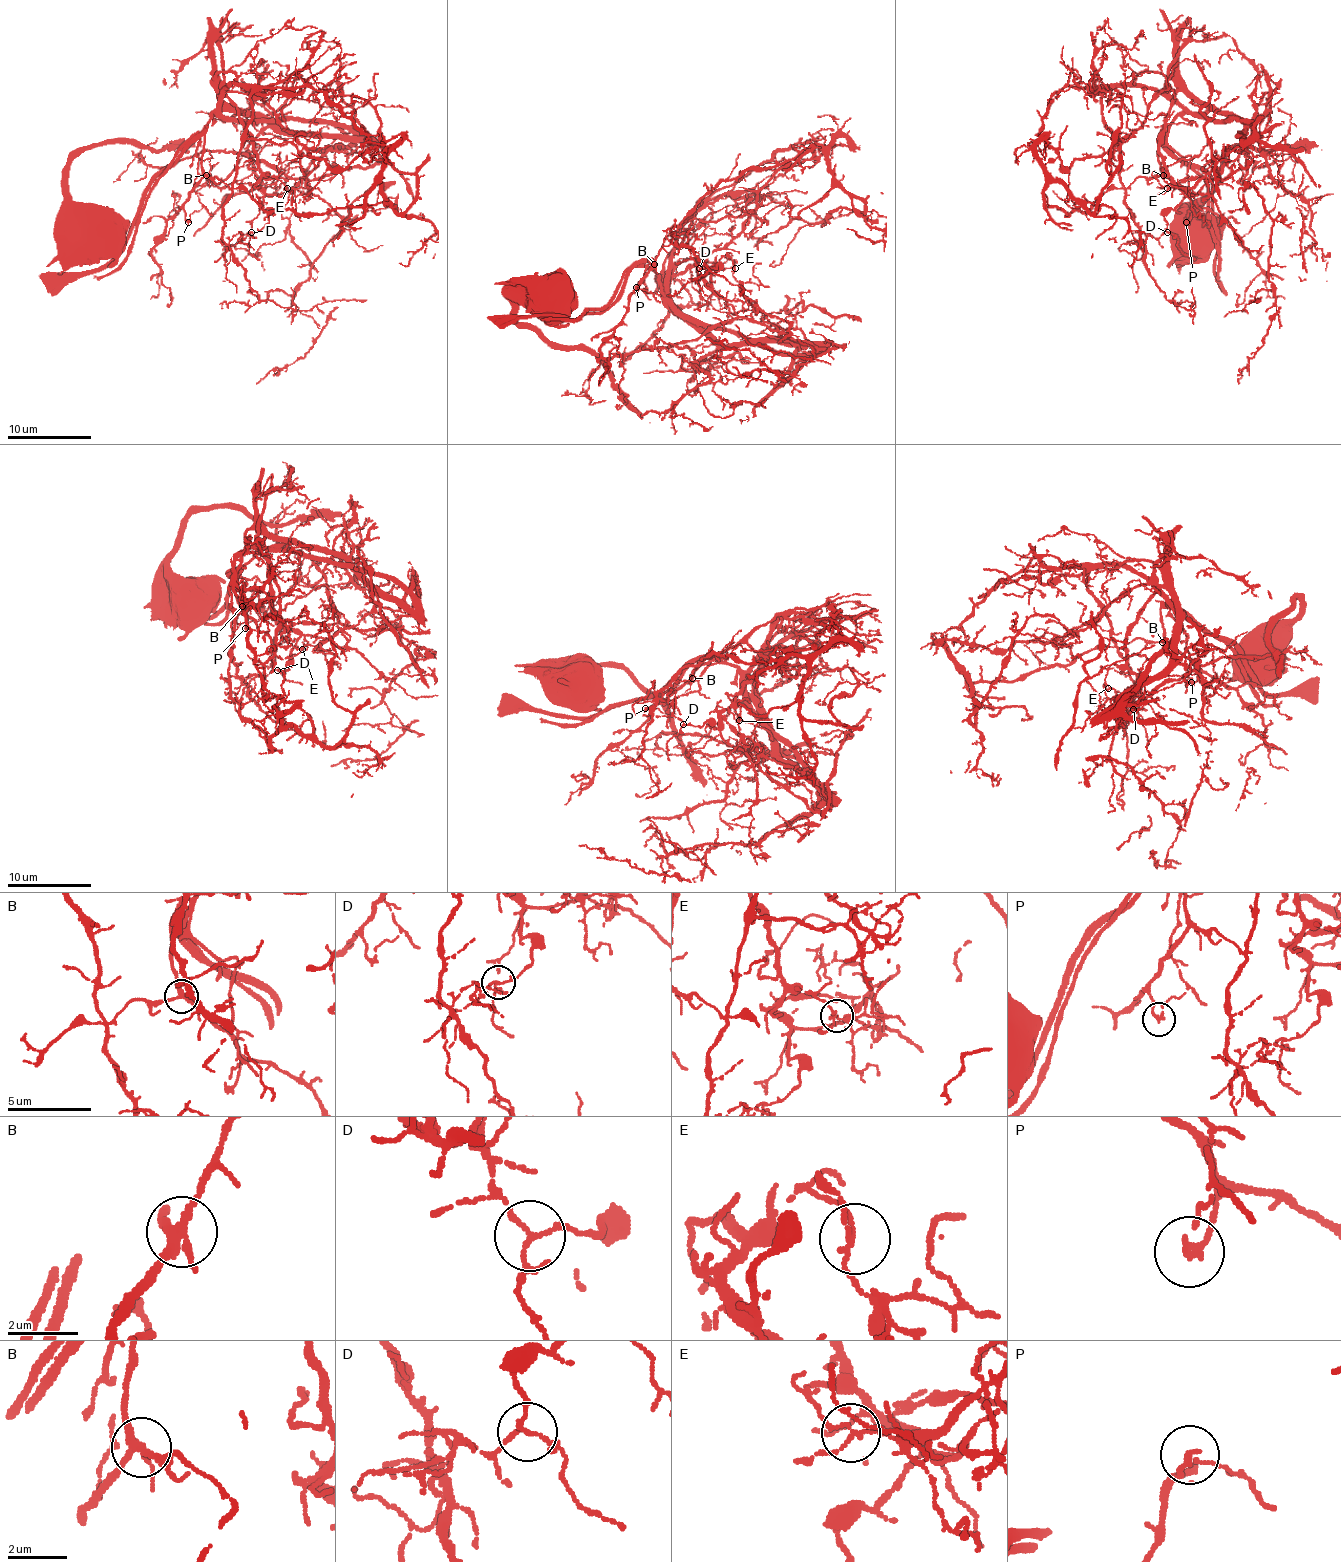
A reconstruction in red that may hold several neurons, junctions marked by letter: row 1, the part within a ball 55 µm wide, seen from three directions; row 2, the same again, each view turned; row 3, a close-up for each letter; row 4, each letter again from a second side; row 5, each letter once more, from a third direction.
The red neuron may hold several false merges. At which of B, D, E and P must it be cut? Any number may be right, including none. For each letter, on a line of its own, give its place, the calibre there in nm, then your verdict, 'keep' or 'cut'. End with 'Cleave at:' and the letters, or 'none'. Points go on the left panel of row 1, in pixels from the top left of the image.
B: (206, 175) | 260 nm | cut
D: (251, 232) | 110 nm | keep
E: (287, 188) | 110 nm | keep
P: (188, 222) | 150 nm | cut
Cleave at: B, P

